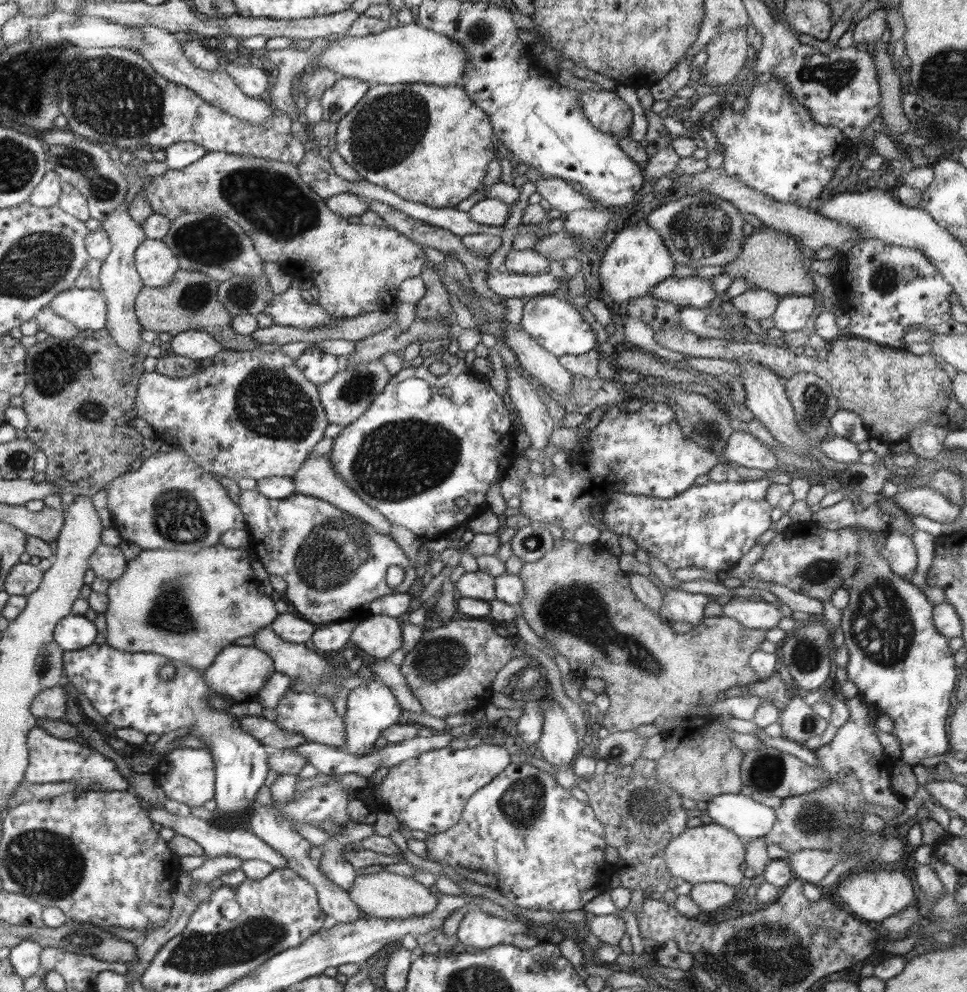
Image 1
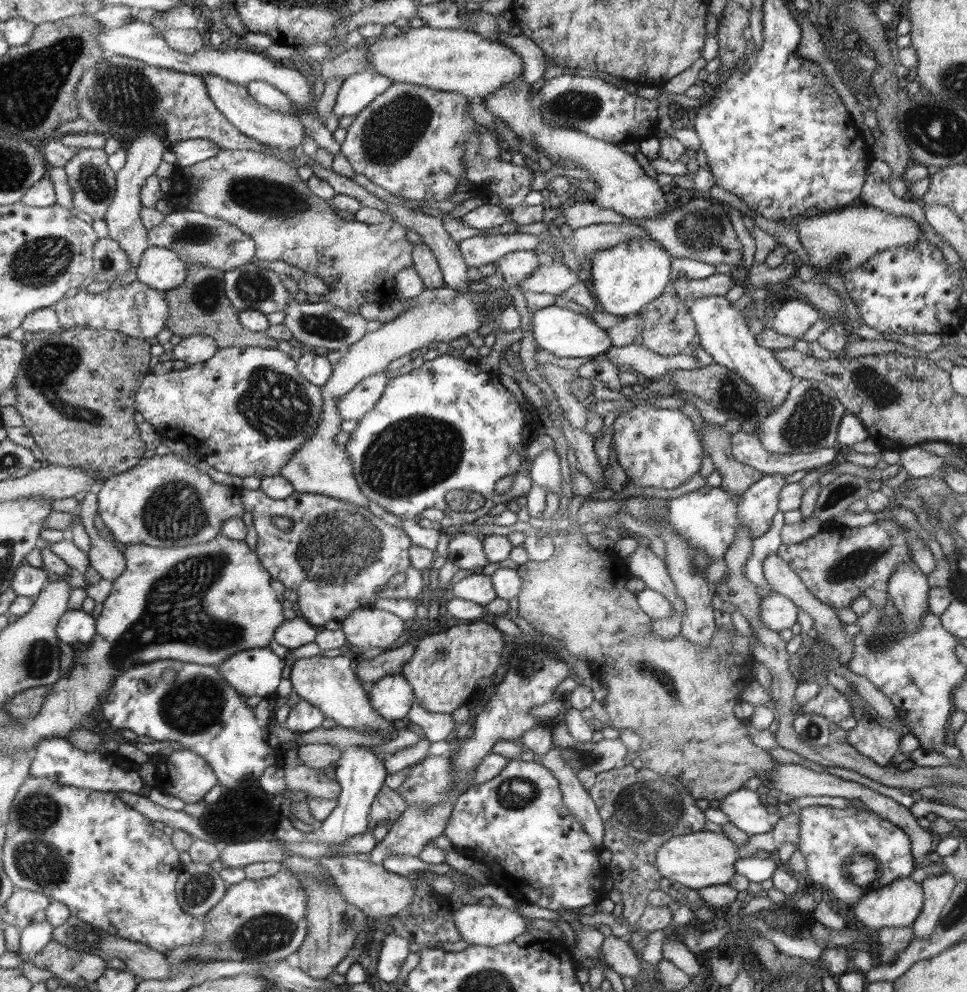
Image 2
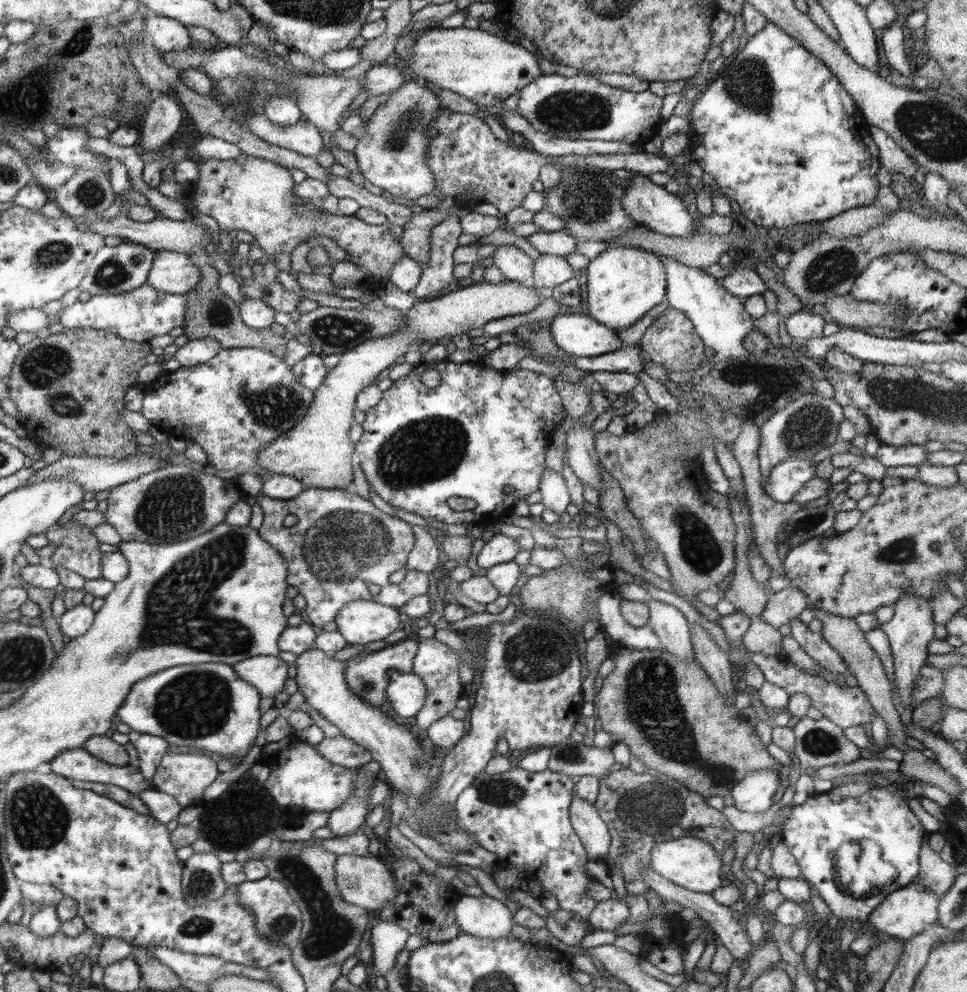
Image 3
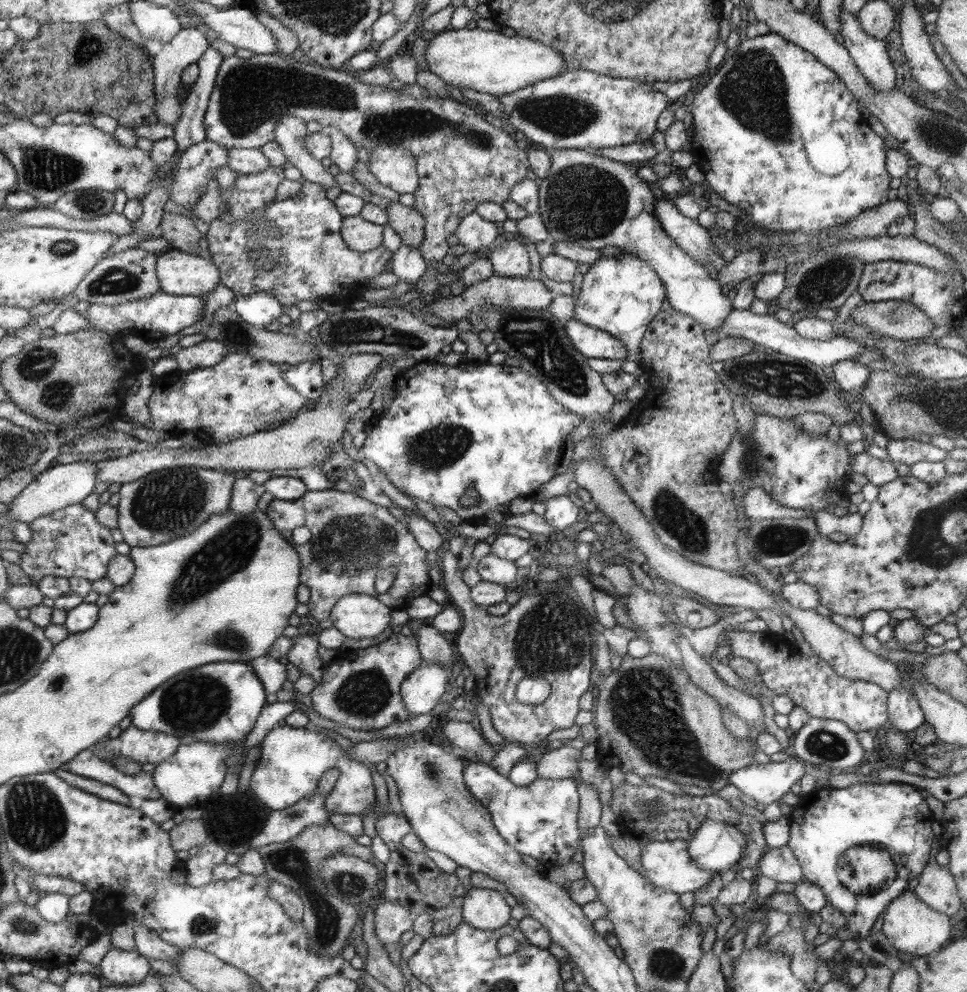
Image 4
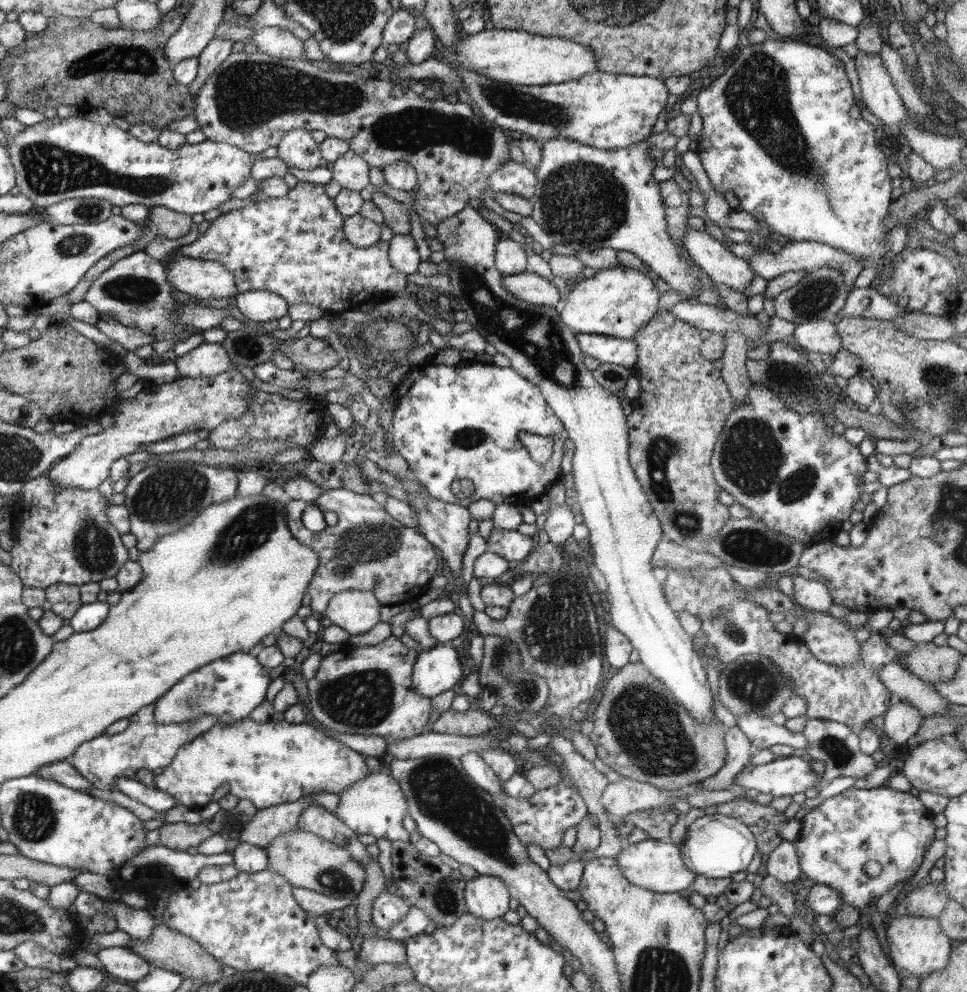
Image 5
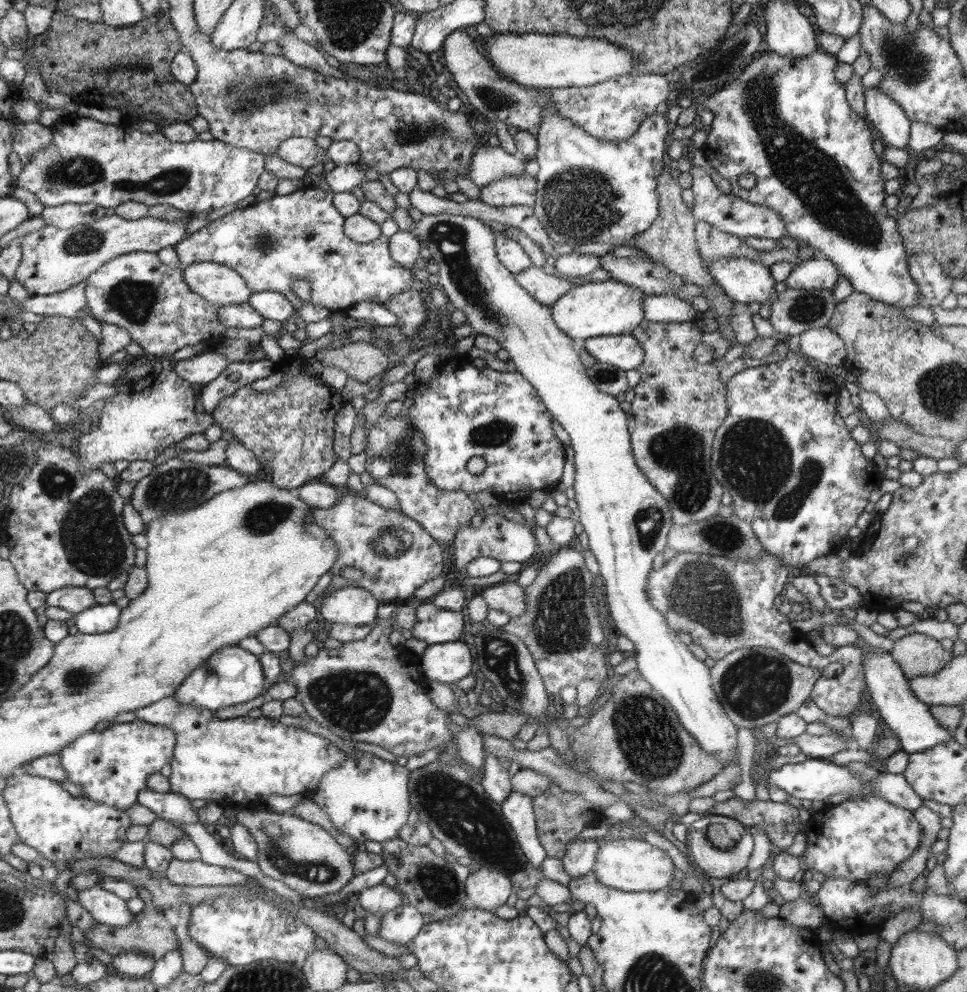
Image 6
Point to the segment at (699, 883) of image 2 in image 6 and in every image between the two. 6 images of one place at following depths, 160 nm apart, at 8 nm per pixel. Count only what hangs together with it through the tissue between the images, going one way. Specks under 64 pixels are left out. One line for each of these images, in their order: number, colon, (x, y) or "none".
3: (693, 863)
4: (667, 864)
5: (653, 864)
6: (631, 865)

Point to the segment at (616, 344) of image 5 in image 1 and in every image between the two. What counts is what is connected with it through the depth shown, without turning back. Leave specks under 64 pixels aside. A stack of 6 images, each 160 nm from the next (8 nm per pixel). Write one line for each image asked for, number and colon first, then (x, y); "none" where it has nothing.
1: (556, 325)
2: (565, 333)
3: (578, 334)
4: (593, 342)

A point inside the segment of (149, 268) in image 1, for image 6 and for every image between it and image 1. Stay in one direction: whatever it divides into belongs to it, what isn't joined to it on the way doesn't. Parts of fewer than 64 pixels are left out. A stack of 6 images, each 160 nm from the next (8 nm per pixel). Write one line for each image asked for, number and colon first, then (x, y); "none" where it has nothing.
2: (162, 269)
3: (173, 272)
4: (180, 273)
5: (193, 278)
6: (218, 284)

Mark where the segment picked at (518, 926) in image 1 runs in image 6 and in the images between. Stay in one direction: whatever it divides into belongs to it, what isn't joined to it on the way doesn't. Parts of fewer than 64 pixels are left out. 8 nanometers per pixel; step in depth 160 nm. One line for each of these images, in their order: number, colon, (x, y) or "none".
2: (478, 924)
3: (484, 917)
4: (483, 908)
5: (487, 897)
6: (489, 889)

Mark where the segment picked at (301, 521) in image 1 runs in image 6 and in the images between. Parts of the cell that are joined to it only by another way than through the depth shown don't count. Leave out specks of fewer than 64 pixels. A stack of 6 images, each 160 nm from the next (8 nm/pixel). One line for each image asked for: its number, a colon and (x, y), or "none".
2: (338, 557)
3: (341, 542)
4: (352, 539)
5: (383, 555)
6: (384, 543)

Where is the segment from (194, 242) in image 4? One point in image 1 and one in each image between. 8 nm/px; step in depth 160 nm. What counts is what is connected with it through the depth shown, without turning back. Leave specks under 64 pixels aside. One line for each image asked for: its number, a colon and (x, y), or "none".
1: (190, 301)
2: (200, 306)
3: (210, 314)

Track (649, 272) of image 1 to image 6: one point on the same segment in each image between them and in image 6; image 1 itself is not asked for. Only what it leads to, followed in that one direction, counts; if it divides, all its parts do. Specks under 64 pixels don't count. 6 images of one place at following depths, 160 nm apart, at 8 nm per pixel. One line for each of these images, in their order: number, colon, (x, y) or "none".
2: (626, 278)
3: (623, 283)
4: (622, 294)
5: (618, 301)
6: (609, 308)

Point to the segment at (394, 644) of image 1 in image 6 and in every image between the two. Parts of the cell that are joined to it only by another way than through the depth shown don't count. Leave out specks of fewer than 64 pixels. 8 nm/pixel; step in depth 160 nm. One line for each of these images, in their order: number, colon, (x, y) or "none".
2: (369, 628)
3: (361, 622)
4: (357, 616)
5: (355, 611)
6: (354, 606)

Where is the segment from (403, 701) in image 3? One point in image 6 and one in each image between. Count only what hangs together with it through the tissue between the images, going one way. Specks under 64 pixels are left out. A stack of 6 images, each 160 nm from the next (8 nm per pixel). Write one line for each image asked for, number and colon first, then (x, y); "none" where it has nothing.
4: (426, 685)
5: (438, 669)
6: (448, 662)

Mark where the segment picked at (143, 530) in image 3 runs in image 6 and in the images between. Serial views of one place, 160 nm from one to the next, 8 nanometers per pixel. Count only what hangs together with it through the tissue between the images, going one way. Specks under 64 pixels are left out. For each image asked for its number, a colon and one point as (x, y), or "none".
4: (164, 505)
5: (160, 499)
6: (189, 484)

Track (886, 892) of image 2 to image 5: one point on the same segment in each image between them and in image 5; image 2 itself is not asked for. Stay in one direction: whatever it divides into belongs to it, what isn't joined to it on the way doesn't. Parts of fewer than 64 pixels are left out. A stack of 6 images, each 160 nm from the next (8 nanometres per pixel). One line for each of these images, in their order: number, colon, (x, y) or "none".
3: (907, 911)
4: (910, 925)
5: (918, 944)

